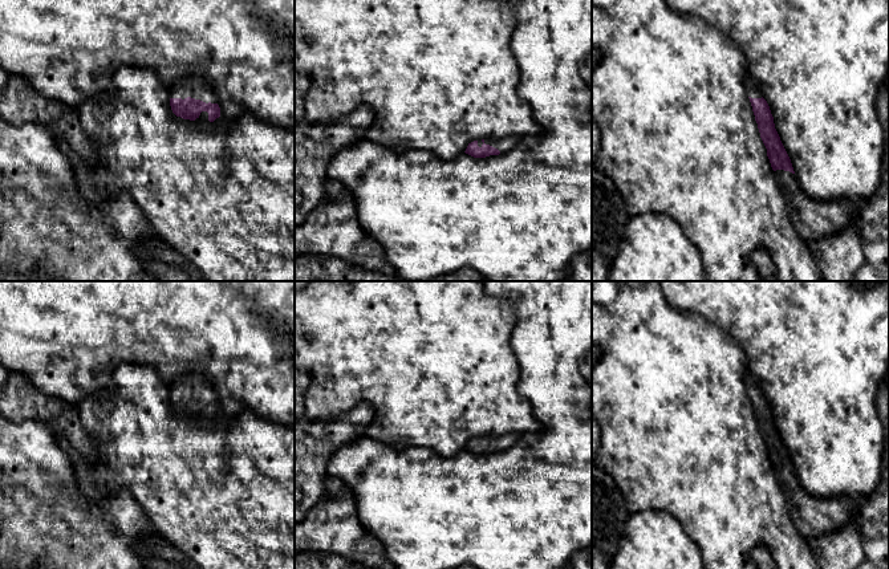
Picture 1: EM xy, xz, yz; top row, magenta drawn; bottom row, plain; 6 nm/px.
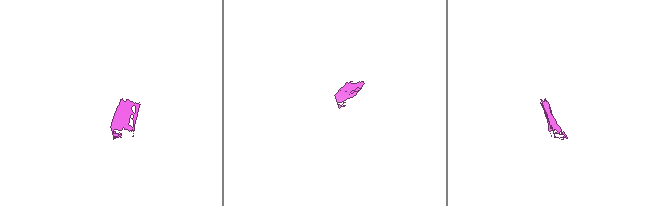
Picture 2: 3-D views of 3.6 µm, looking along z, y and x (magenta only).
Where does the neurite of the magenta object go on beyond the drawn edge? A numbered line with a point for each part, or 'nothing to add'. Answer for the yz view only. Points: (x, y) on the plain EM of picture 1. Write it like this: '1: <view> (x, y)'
1: yz (752, 387)
2: yz (812, 516)

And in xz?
1: xz (503, 442)

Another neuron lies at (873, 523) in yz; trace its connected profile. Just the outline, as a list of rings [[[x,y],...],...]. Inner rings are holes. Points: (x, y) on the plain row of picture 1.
[[[881,381],[877,407],[884,424],[881,479],[872,495],[864,497],[860,513],[864,561],[857,569],[889,569],[889,386]]]

